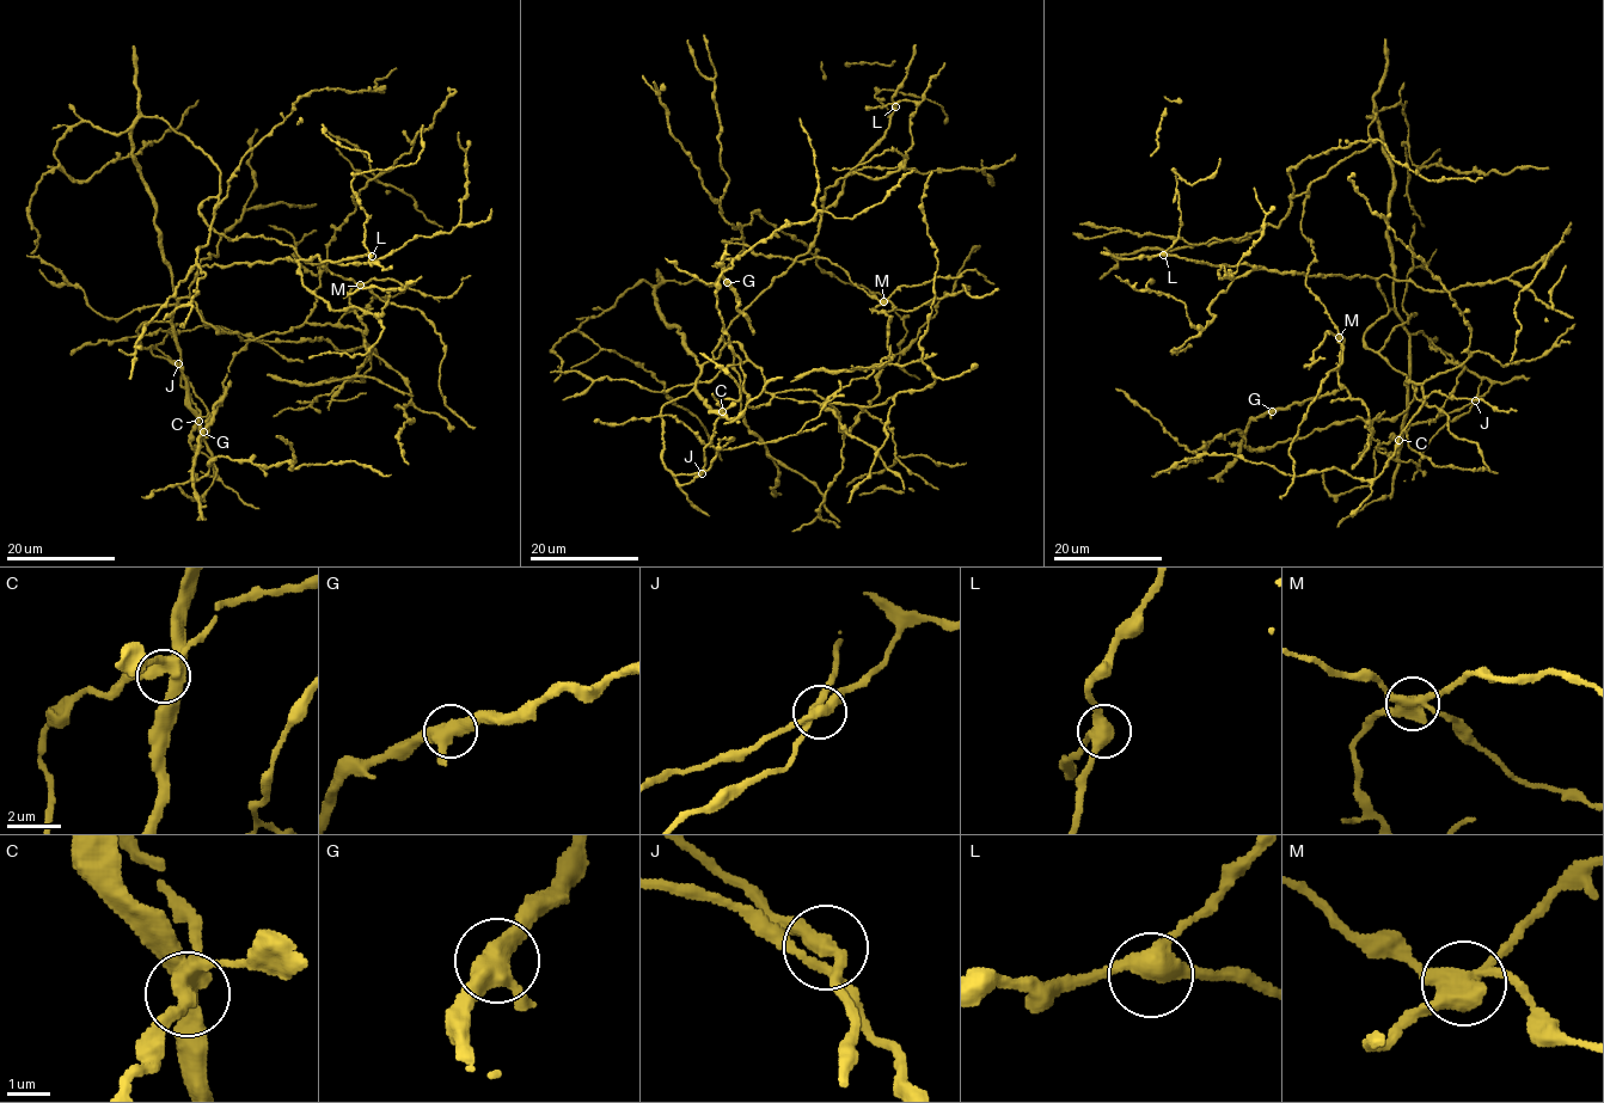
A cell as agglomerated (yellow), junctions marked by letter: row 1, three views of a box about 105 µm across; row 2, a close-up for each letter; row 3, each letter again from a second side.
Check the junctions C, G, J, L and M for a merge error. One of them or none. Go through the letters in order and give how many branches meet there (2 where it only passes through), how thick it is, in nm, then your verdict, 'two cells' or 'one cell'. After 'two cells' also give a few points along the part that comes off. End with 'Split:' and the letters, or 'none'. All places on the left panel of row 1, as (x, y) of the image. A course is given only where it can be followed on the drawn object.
C: 5 | 420 nm | one cell
G: 3 | 440 nm | one cell
J: 4 | 300 nm | one cell
L: 3 | 400 nm | one cell
M: 4 | 440 nm | two cells | (360, 285), (348, 295), (365, 328), (368, 360), (314, 402), (274, 416)
Split: M

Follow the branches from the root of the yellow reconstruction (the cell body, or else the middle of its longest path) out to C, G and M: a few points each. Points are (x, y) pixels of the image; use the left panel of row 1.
C: (150, 191), (161, 261), (169, 267), (177, 301), (171, 324), (185, 381), (185, 400), (199, 421)
G: (150, 191), (173, 294), (190, 298), (215, 330), (249, 341), (236, 354), (200, 439), (195, 479), (203, 431)
M: (150, 191), (130, 153), (141, 116), (164, 118), (219, 171), (200, 209), (218, 232), (289, 245), (360, 285)

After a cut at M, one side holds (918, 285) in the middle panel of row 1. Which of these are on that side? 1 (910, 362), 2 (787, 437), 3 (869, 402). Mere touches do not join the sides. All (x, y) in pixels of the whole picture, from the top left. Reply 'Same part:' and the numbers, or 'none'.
Same part: 1

